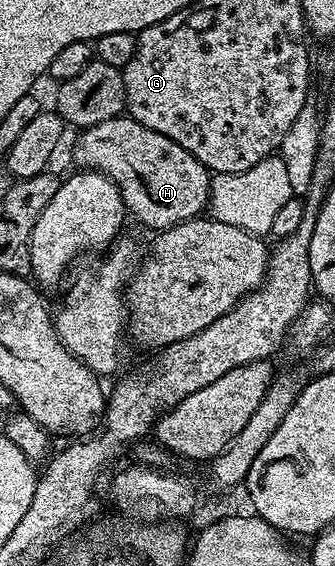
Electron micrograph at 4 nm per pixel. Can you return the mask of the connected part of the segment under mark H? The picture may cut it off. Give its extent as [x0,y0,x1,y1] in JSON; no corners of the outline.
[75,115,212,231]

